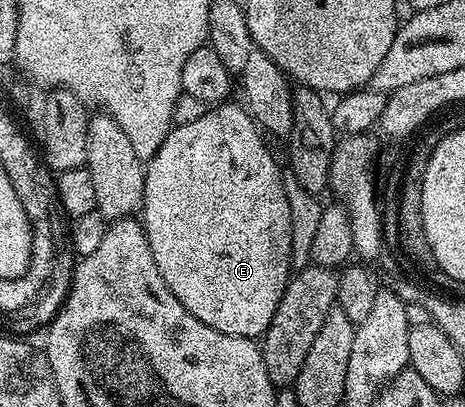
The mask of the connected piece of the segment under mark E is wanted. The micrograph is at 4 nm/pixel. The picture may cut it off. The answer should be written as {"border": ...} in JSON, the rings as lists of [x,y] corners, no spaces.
{"border":[[[221,103],[208,108],[202,115],[198,115],[198,119],[194,119],[194,123],[186,123],[185,125],[177,125],[166,135],[166,139],[162,143],[162,147],[158,147],[158,151],[146,163],[144,171],[144,208],[142,210],[142,224],[144,233],[148,237],[148,246],[154,255],[154,263],[158,263],[158,275],[162,275],[162,279],[166,279],[166,287],[170,287],[170,291],[174,295],[174,299],[178,299],[178,303],[182,303],[182,307],[186,307],[186,311],[190,311],[190,315],[194,315],[194,319],[202,319],[202,323],[206,323],[206,327],[214,327],[214,331],[222,331],[222,335],[238,335],[239,337],[251,337],[253,339],[263,338],[264,332],[270,327],[270,323],[274,319],[274,311],[278,311],[278,303],[284,294],[284,288],[288,285],[290,276],[290,268],[288,264],[292,261],[292,205],[288,202],[288,193],[284,190],[284,177],[280,174],[280,169],[276,166],[276,161],[272,158],[272,153],[268,150],[268,145],[263,141],[261,130],[252,119],[251,113],[243,104],[237,103]]]}

